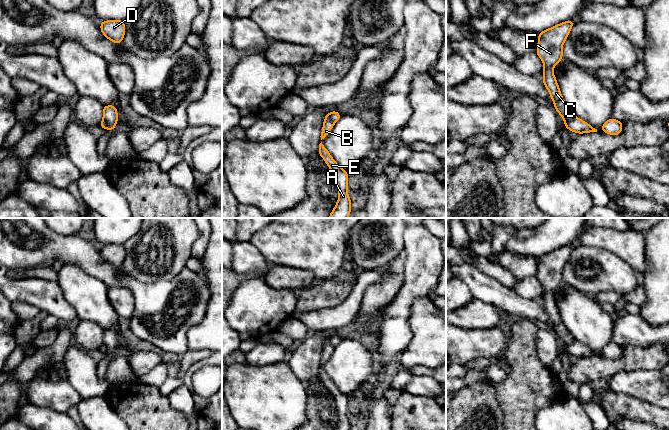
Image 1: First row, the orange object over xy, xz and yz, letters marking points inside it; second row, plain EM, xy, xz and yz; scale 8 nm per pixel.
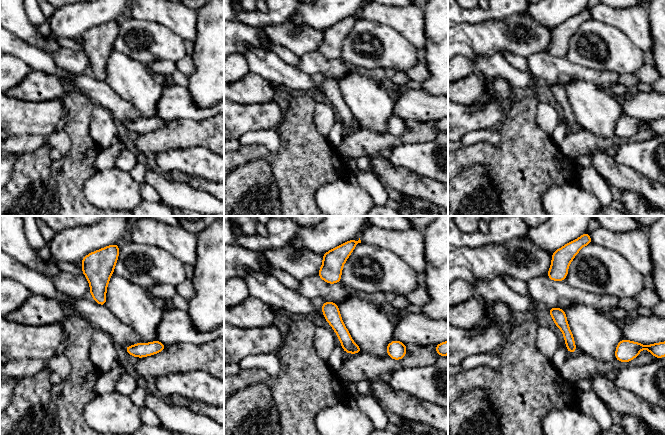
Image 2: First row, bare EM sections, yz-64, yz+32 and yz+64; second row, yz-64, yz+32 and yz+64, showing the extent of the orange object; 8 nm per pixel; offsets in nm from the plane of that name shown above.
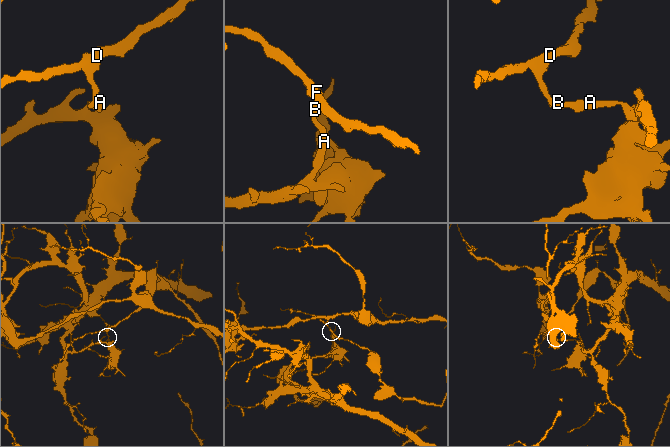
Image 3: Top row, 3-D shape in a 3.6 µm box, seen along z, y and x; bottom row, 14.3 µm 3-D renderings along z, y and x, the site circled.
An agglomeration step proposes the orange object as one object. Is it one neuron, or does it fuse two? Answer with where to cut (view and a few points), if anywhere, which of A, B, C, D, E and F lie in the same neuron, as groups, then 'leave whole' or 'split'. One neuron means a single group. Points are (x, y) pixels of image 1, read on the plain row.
cut yz (574, 340), (565, 347); groups A B E / C D F; split

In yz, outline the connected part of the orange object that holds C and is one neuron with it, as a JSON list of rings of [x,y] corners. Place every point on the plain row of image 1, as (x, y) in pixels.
[[[568,244],[538,257],[538,270],[535,276],[544,287],[543,308],[554,326],[553,331],[565,347],[571,345],[575,339],[562,322],[553,291],[563,282],[562,270],[574,248],[573,244]]]

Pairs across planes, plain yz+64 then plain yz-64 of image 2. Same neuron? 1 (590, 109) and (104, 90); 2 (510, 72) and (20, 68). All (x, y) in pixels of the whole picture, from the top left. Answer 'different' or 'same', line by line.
1: different
2: different

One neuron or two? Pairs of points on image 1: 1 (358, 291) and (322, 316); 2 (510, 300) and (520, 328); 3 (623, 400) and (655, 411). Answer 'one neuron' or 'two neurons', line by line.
1: one neuron
2: two neurons
3: one neuron

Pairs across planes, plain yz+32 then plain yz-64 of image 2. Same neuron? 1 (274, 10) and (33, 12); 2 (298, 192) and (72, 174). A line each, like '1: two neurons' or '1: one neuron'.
1: one neuron
2: one neuron

